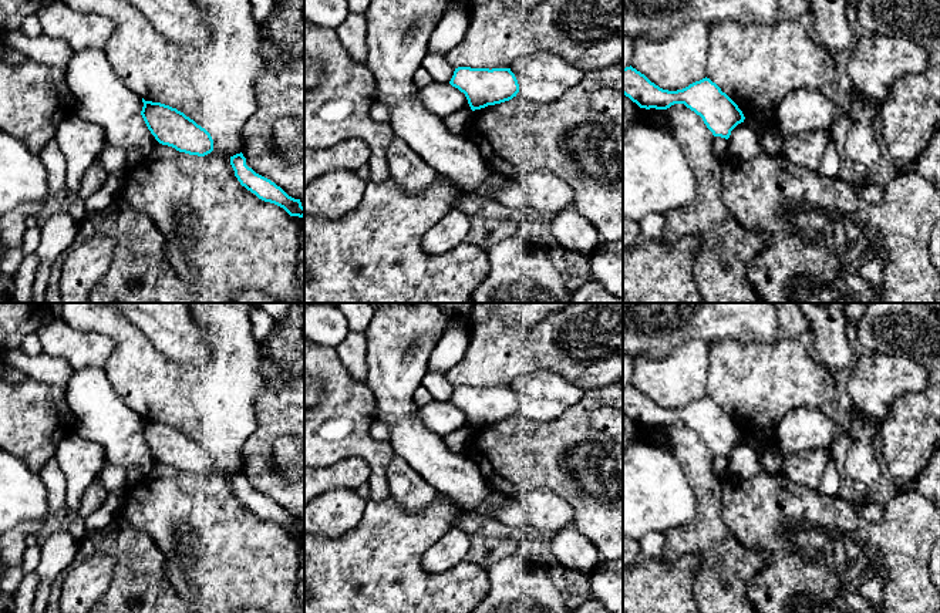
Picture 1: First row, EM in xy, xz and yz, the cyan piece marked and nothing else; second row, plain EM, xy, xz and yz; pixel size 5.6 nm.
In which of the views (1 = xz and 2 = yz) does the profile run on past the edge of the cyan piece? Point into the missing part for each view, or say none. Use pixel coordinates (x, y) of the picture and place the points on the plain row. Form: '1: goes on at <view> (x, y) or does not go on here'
1: does not go on here
2: does not go on here

